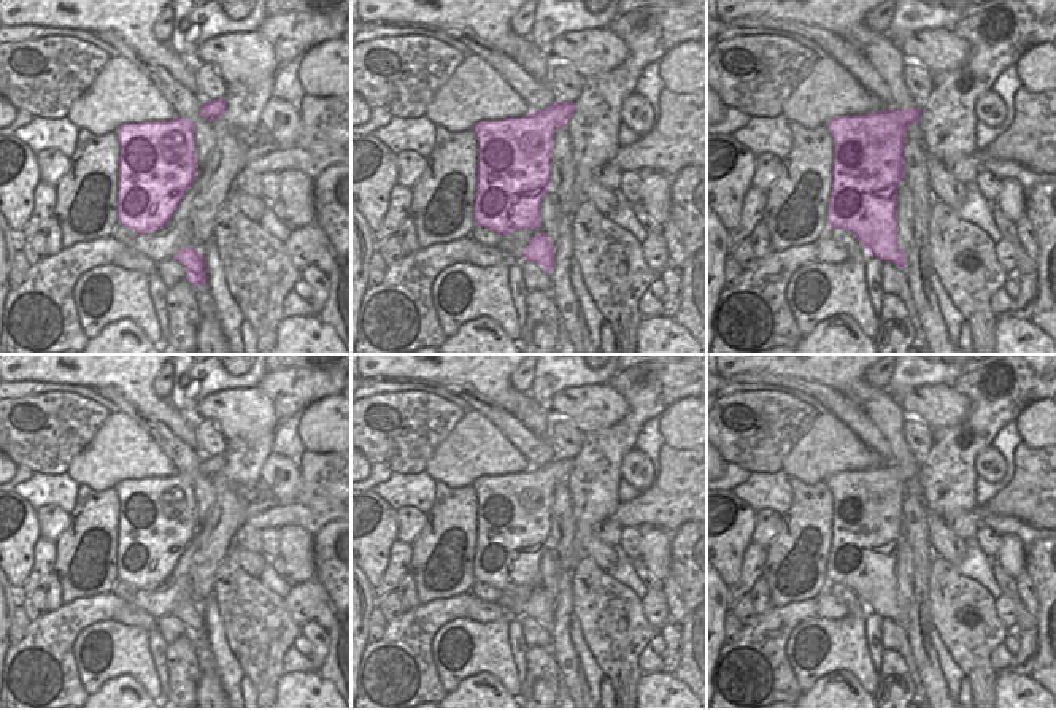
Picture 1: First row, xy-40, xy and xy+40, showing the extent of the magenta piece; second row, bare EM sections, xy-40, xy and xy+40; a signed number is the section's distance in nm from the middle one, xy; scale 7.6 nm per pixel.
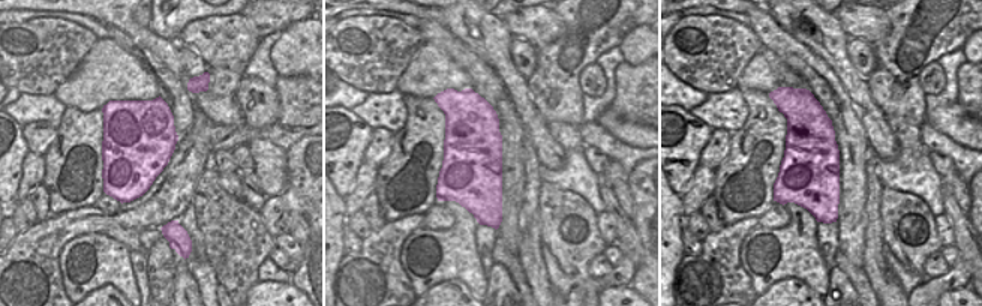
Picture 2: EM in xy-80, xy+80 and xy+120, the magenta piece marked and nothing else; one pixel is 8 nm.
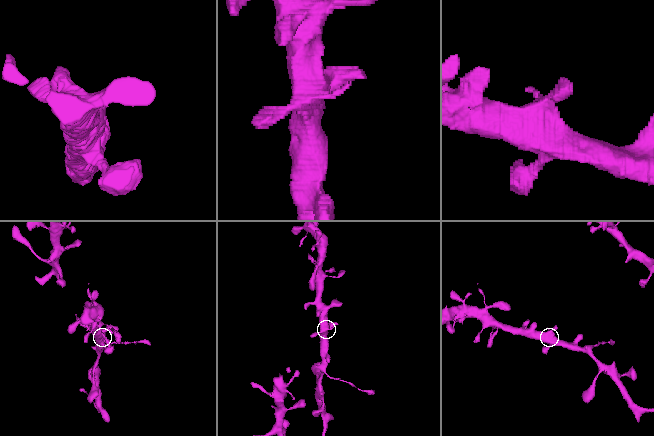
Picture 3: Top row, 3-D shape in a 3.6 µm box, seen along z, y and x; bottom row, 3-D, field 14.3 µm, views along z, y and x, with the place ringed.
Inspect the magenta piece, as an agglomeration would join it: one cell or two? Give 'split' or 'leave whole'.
leave whole

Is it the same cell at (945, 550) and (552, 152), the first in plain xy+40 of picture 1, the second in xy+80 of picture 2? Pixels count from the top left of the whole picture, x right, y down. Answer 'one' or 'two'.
one

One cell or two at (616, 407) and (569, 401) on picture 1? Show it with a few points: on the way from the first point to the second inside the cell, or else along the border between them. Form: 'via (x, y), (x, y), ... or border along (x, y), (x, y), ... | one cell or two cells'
via (605, 404), (580, 404) | one cell

